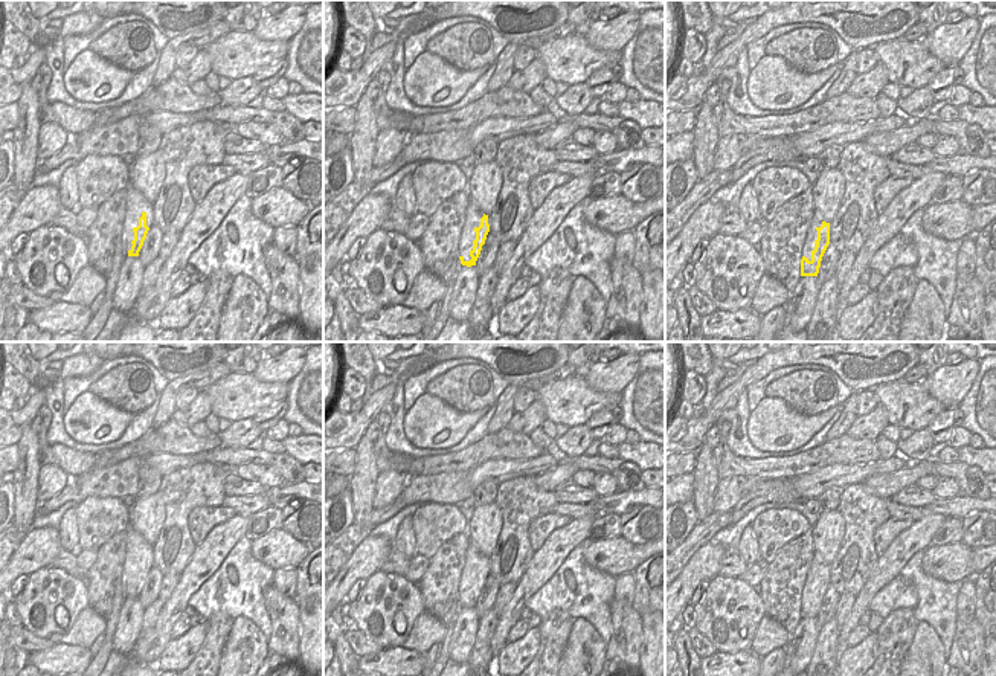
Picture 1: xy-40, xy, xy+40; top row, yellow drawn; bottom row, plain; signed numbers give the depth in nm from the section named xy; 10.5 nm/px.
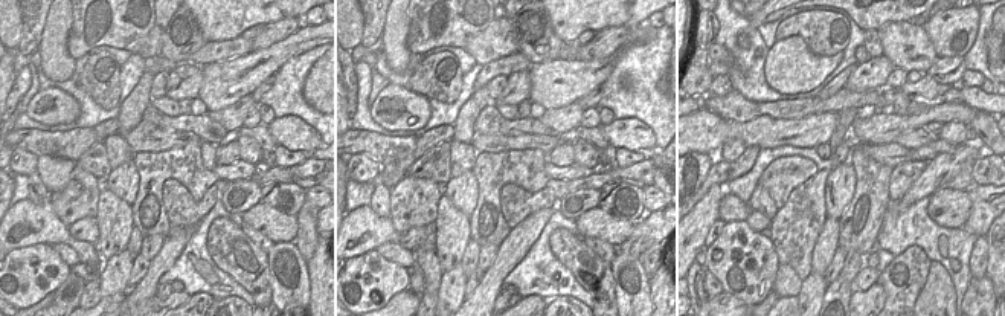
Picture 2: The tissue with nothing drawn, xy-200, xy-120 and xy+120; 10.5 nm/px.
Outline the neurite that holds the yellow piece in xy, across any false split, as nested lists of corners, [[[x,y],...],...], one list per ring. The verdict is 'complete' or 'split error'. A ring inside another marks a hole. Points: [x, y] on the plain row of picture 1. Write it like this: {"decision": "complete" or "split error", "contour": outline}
{"decision": "complete", "contour": [[[484,555],[484,559],[480,560],[480,568],[474,569],[474,574],[476,574],[476,581],[473,583],[474,587],[470,592],[471,601],[465,603],[464,598],[459,598],[461,606],[467,609],[476,607],[482,587],[485,586],[487,577],[490,574],[488,557]]]}

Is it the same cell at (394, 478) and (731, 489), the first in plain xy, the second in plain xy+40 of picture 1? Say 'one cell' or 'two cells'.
one cell

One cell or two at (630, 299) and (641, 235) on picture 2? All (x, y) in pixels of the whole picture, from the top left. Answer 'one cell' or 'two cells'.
one cell

